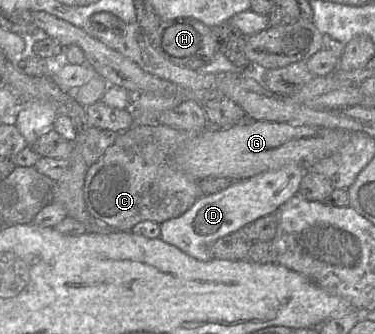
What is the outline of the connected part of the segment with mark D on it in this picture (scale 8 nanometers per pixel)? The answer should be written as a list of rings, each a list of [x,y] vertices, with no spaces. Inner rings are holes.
[[[289,164],[277,170],[236,180],[222,191],[202,195],[182,215],[162,222],[159,237],[197,260],[210,260],[214,258],[212,245],[216,240],[241,230],[260,217],[276,213],[285,202],[297,195],[305,172],[303,166]]]

